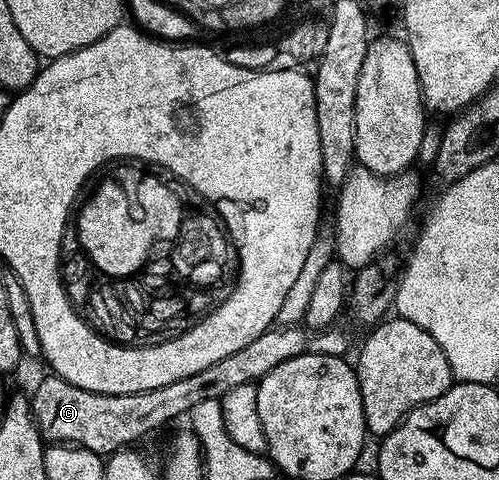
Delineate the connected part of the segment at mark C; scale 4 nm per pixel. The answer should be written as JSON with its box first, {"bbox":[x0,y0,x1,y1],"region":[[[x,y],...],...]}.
{"bbox":[30,324,351,455],"region":[[[302,324],[269,328],[257,335],[253,343],[245,343],[245,347],[239,348],[233,355],[225,355],[225,359],[205,367],[205,371],[196,371],[185,379],[165,383],[165,387],[149,391],[94,393],[60,377],[47,375],[36,387],[35,394],[30,394],[31,414],[44,442],[80,445],[100,455],[118,453],[121,449],[139,443],[135,441],[149,436],[154,429],[178,417],[186,418],[191,409],[204,399],[222,399],[226,393],[233,391],[233,387],[257,383],[269,375],[273,367],[285,363],[285,359],[293,359],[302,353],[343,357],[351,341],[345,330],[337,328],[313,331],[304,328]]]}

